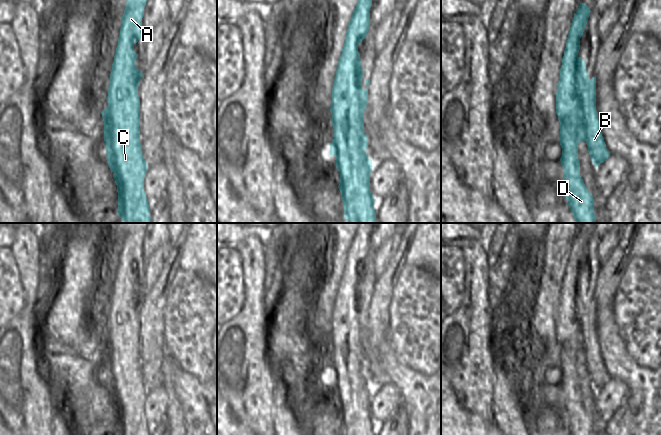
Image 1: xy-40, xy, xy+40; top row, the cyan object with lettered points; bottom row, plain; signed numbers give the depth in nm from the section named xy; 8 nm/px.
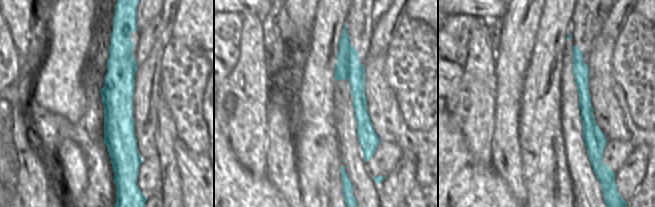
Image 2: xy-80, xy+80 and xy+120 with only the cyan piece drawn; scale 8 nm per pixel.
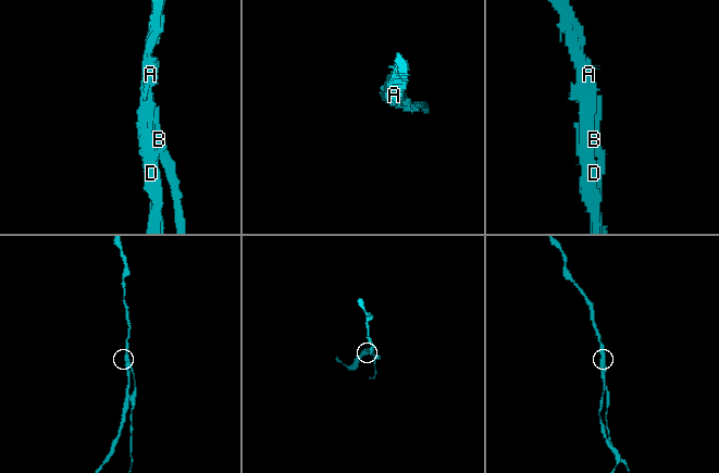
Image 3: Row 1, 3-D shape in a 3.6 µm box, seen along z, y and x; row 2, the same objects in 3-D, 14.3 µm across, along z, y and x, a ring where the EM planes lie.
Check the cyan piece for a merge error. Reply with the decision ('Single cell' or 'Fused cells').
Fused cells

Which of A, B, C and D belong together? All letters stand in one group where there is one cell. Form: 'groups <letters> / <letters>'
groups A C D / B

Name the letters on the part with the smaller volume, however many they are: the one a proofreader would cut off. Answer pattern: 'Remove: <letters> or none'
Remove: B

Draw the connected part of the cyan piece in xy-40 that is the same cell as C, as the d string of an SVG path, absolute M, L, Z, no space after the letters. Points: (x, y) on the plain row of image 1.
M128 223L122 240L122 250L118 270L110 298L110 310L106 322L108 330L101 336L104 345L104 365L106 366L107 387L117 409L118 435L150 435L150 429L144 416L144 402L148 390L142 378L140 368L140 324L138 310L142 295L136 292L137 277L134 268L146 263L142 252L144 232L148 223Z

